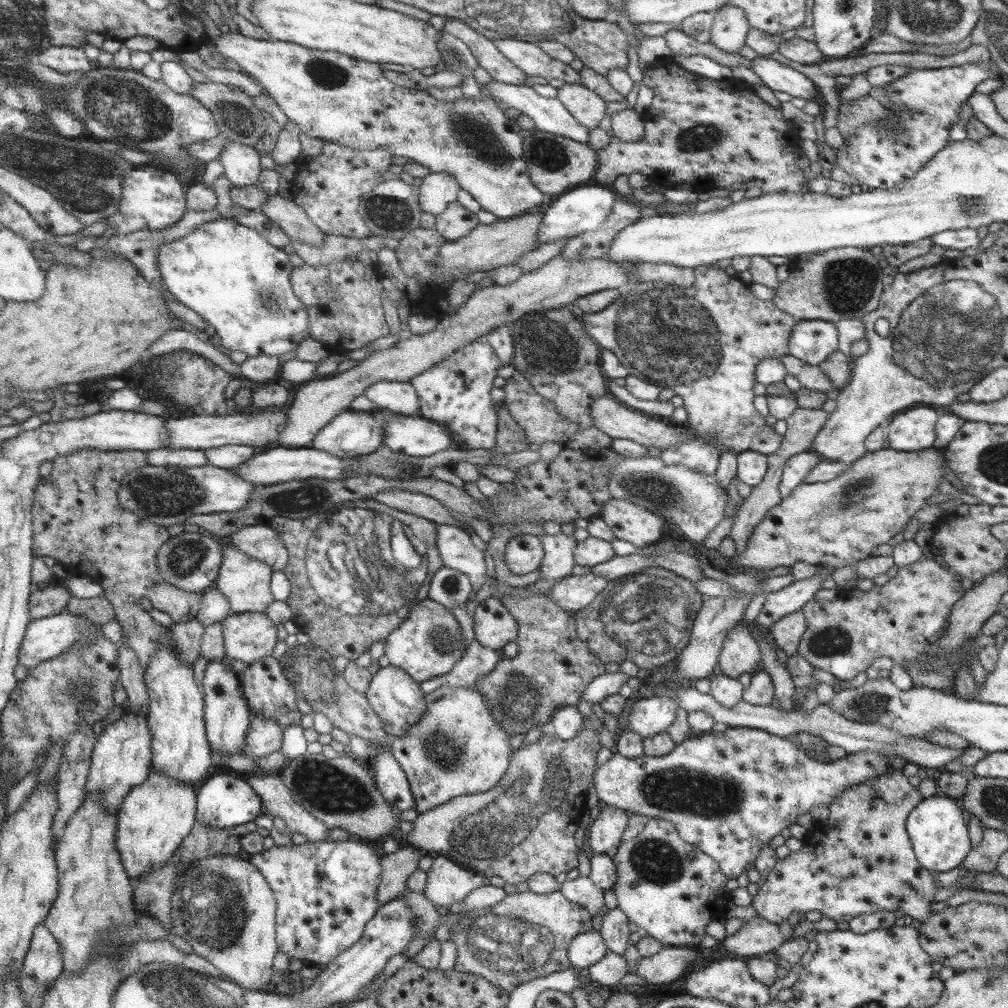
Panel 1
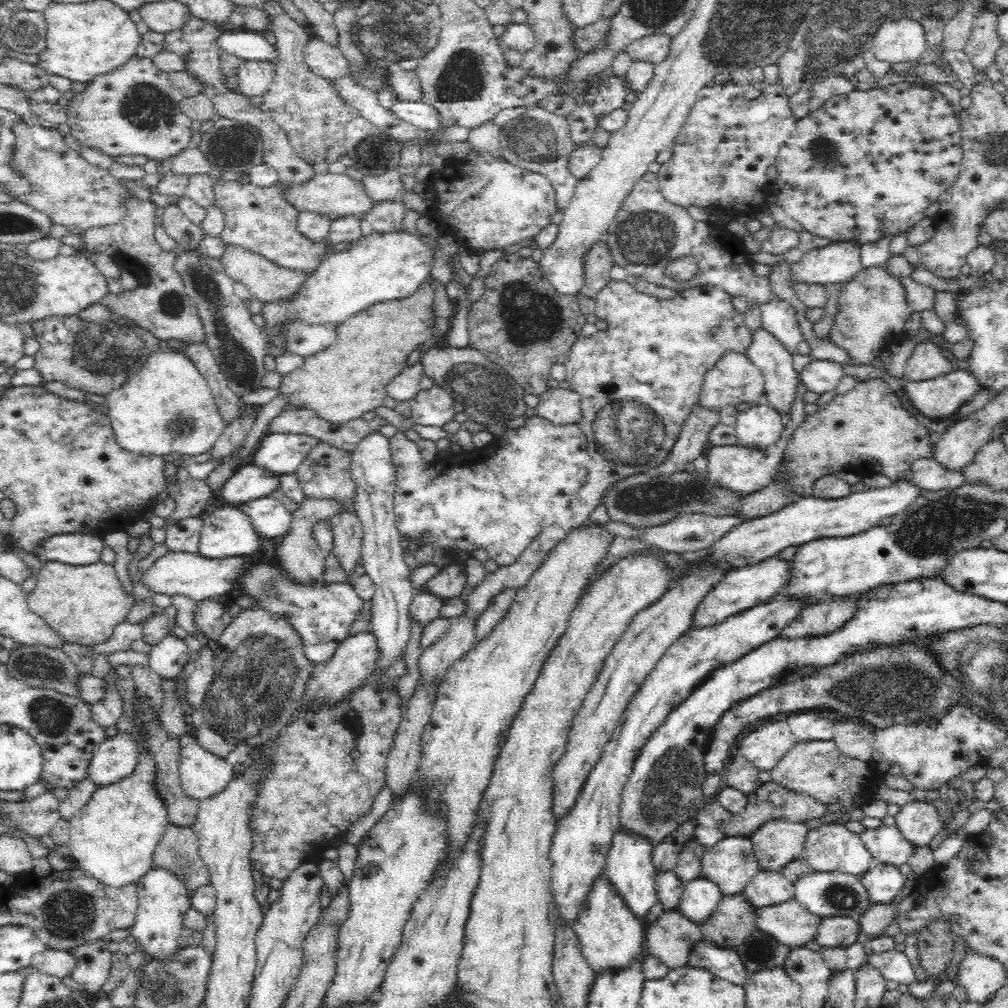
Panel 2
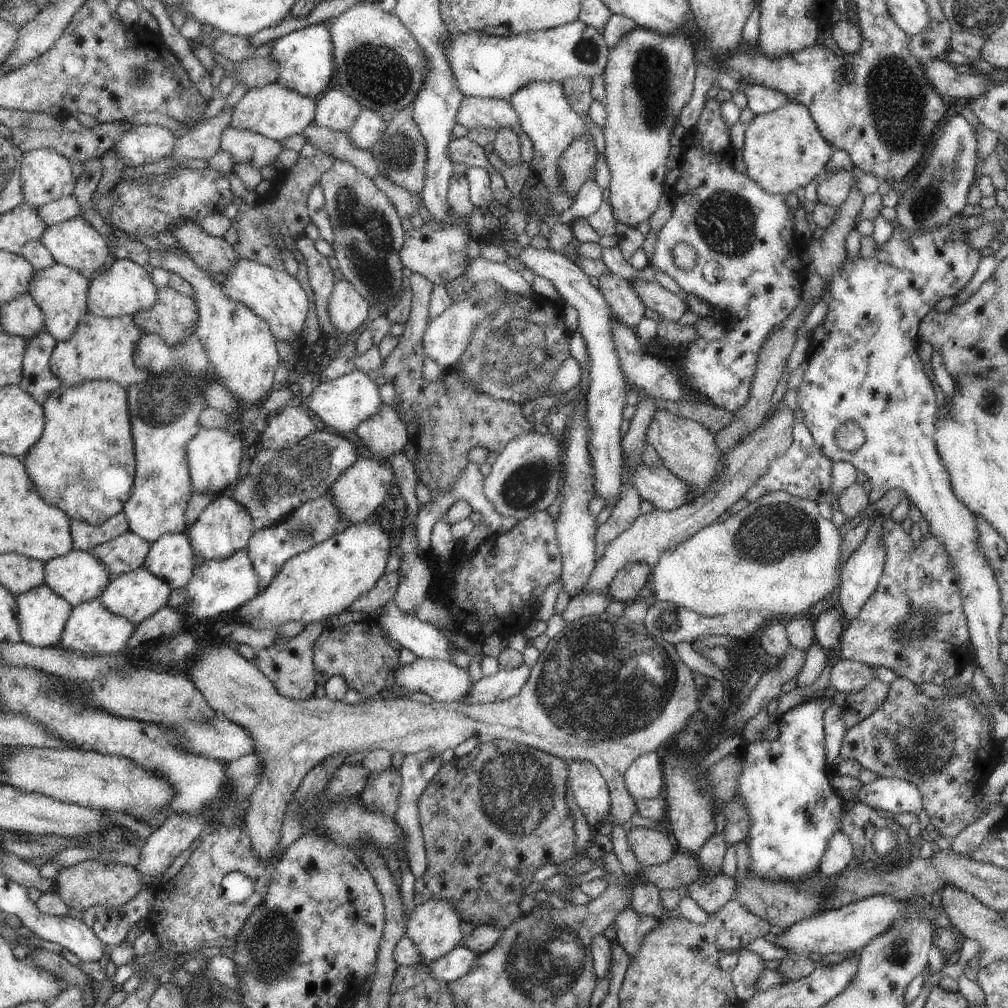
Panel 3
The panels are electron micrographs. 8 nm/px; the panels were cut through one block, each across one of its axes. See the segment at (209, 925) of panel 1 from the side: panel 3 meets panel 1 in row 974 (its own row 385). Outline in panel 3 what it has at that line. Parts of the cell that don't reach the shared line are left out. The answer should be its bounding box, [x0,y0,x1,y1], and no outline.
[149,250,281,409]

